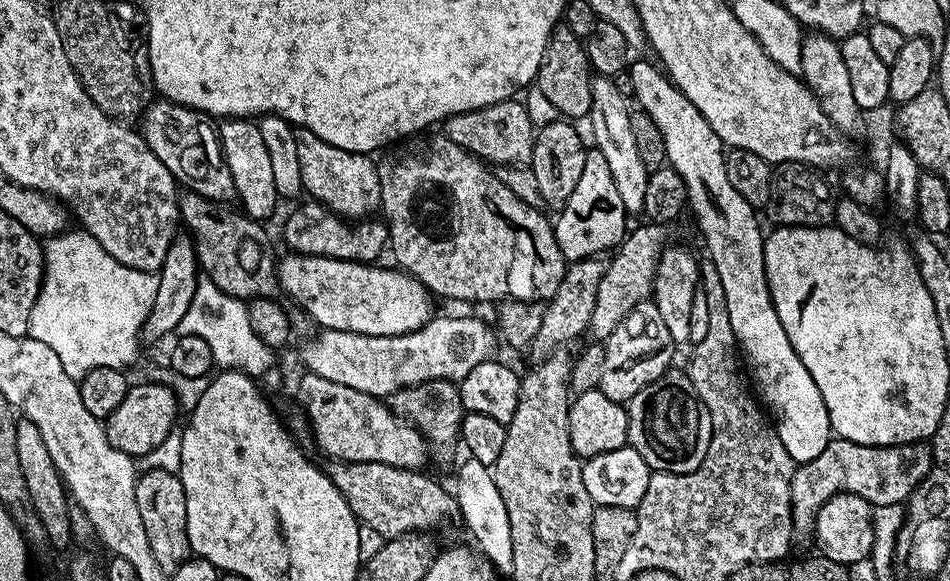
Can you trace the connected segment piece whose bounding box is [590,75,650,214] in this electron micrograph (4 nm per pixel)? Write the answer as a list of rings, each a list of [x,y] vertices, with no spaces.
[[[593,75],[590,86],[590,98],[592,99],[592,136],[596,139],[595,151],[606,158],[606,163],[610,165],[610,174],[614,174],[614,187],[618,189],[618,194],[622,198],[622,206],[625,213],[643,213],[646,202],[646,182],[650,169],[642,162],[638,155],[638,150],[634,143],[634,133],[630,131],[630,111],[629,98],[623,97],[618,92],[612,77]]]

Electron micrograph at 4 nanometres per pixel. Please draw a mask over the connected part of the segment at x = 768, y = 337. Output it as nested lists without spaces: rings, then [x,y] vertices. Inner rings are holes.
[[[640,60],[631,65],[632,81],[634,82],[634,100],[639,107],[652,119],[654,126],[662,132],[662,142],[666,142],[667,167],[678,170],[686,182],[688,191],[688,208],[696,215],[696,224],[704,235],[704,244],[708,247],[707,259],[712,260],[722,278],[723,292],[726,293],[727,311],[730,314],[731,329],[734,330],[742,353],[743,363],[752,371],[752,380],[756,383],[754,392],[762,401],[763,407],[770,413],[774,427],[782,446],[786,446],[786,454],[790,454],[793,465],[799,466],[818,458],[822,450],[834,439],[830,426],[830,414],[826,410],[826,402],[822,402],[822,393],[814,386],[814,378],[810,378],[810,370],[802,366],[802,358],[790,346],[790,338],[778,318],[778,310],[774,310],[772,295],[768,289],[766,266],[764,265],[764,237],[760,232],[760,220],[757,209],[730,186],[730,178],[726,174],[726,146],[712,132],[710,122],[702,118],[699,110],[689,100],[681,97],[680,91],[657,68],[655,63],[647,64]]]

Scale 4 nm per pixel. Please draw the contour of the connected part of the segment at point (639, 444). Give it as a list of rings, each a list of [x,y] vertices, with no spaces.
[[[676,371],[663,372],[657,380],[650,382],[650,386],[638,390],[638,394],[634,394],[634,398],[628,401],[628,444],[638,450],[642,458],[646,458],[648,467],[653,472],[690,474],[698,470],[698,466],[702,466],[706,458],[706,450],[712,437],[712,419],[708,408],[698,398],[698,390],[694,390],[694,382],[690,382],[687,371]]]

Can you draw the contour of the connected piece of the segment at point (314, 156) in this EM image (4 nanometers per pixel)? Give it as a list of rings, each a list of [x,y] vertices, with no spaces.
[[[296,128],[296,145],[298,146],[298,166],[302,166],[303,191],[309,192],[311,199],[327,206],[329,212],[337,212],[353,222],[373,215],[372,211],[380,208],[380,169],[371,155],[362,152],[342,150],[338,146],[330,146],[330,142],[322,142],[318,134],[305,128]]]

